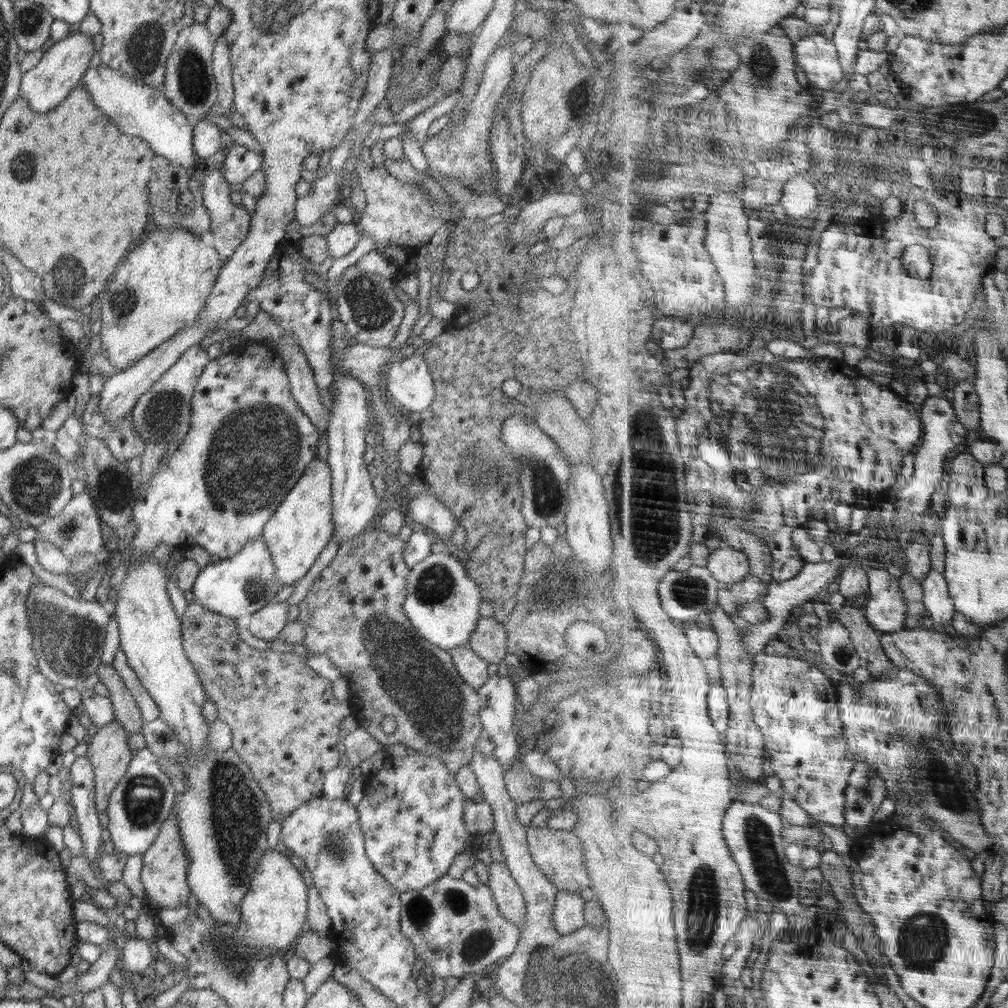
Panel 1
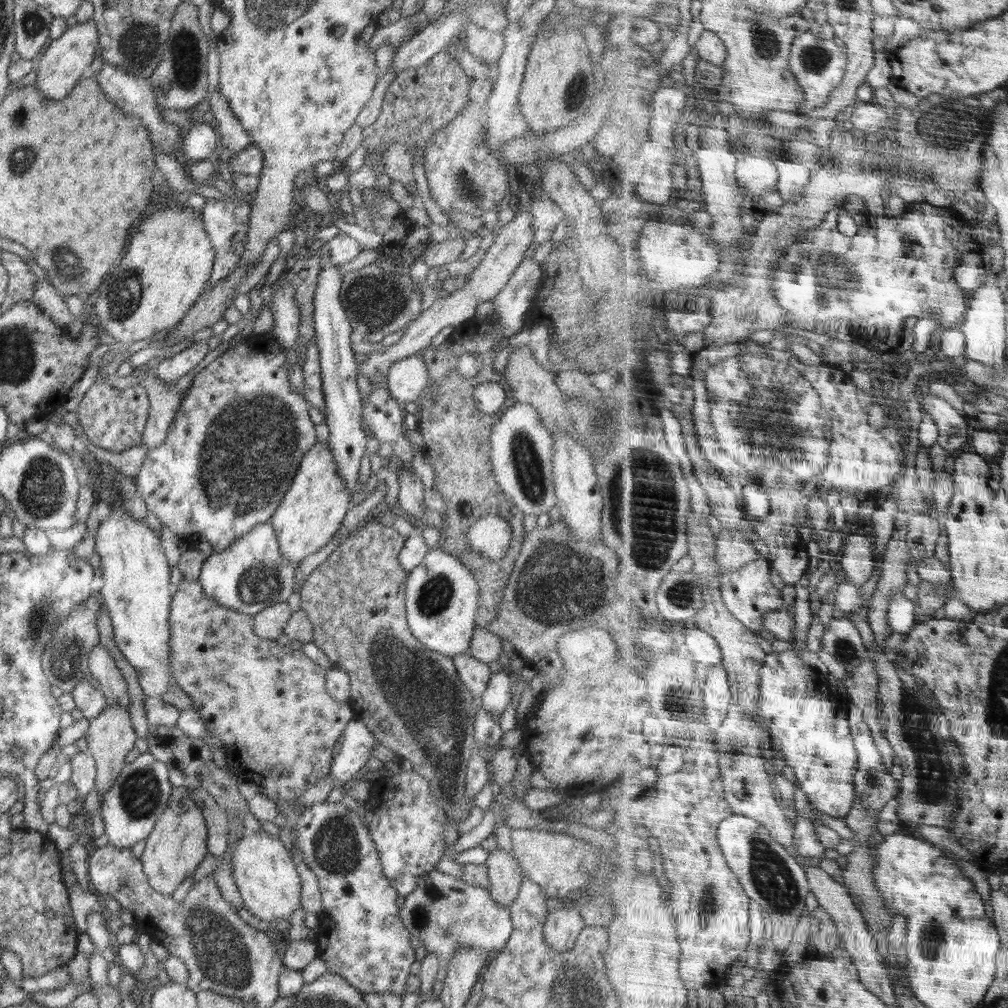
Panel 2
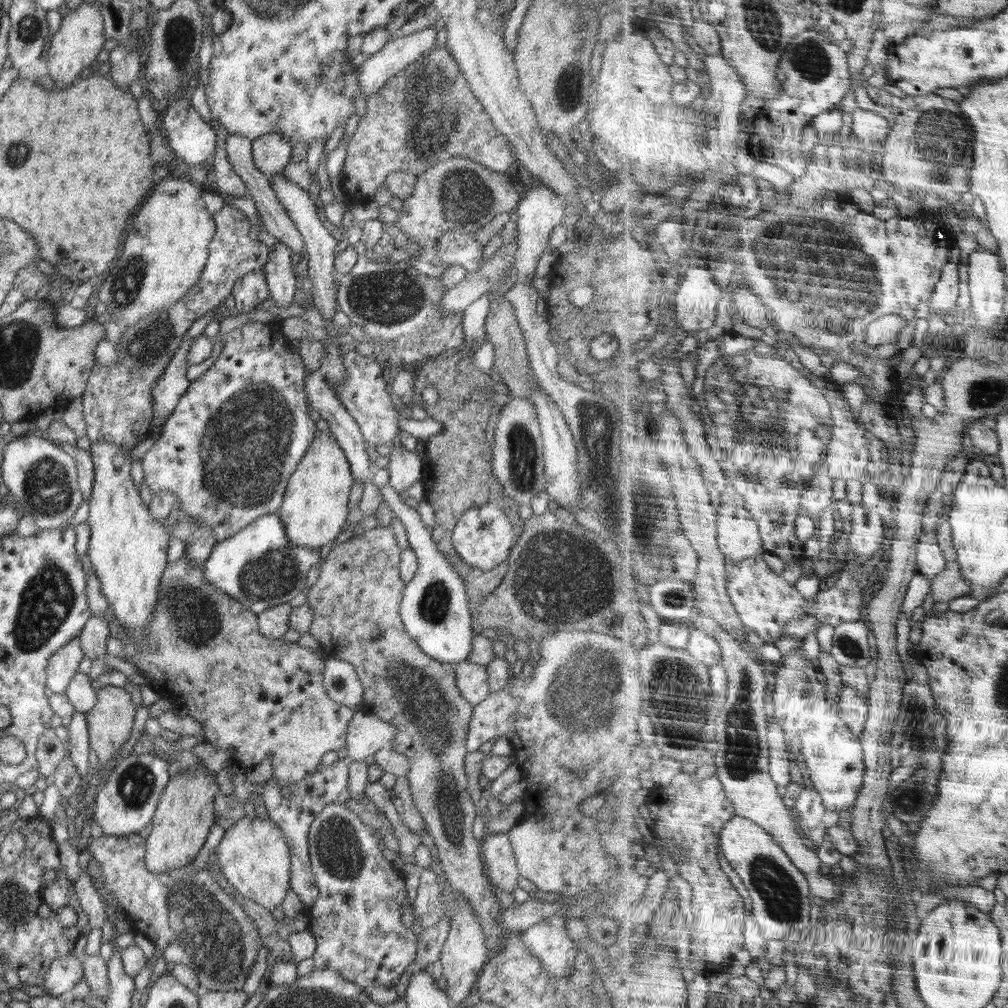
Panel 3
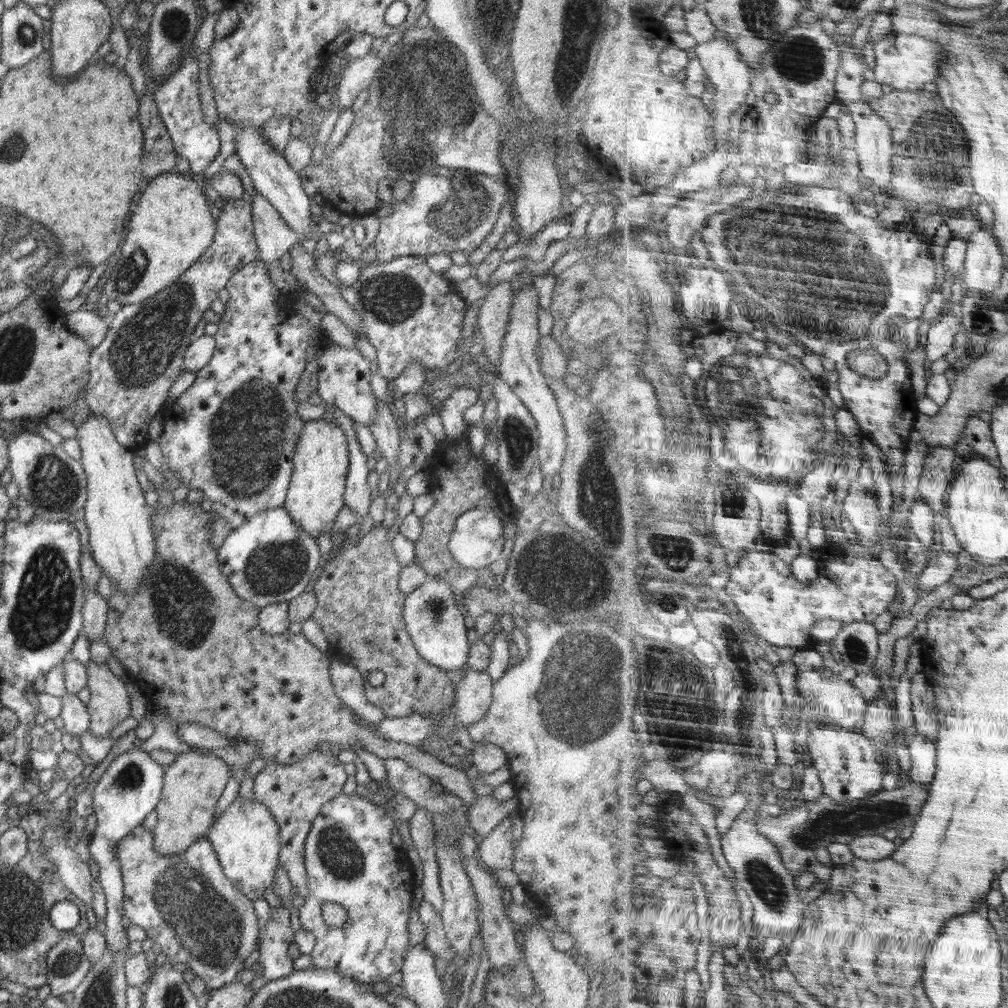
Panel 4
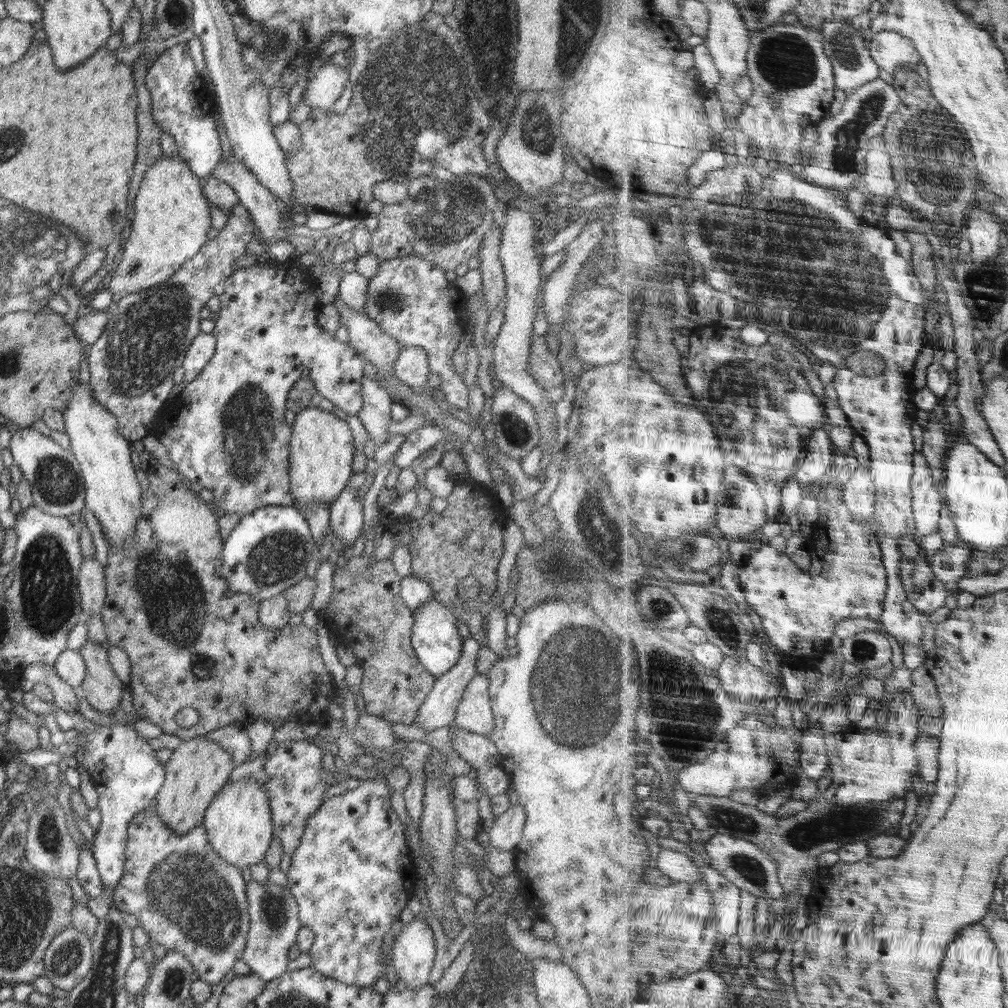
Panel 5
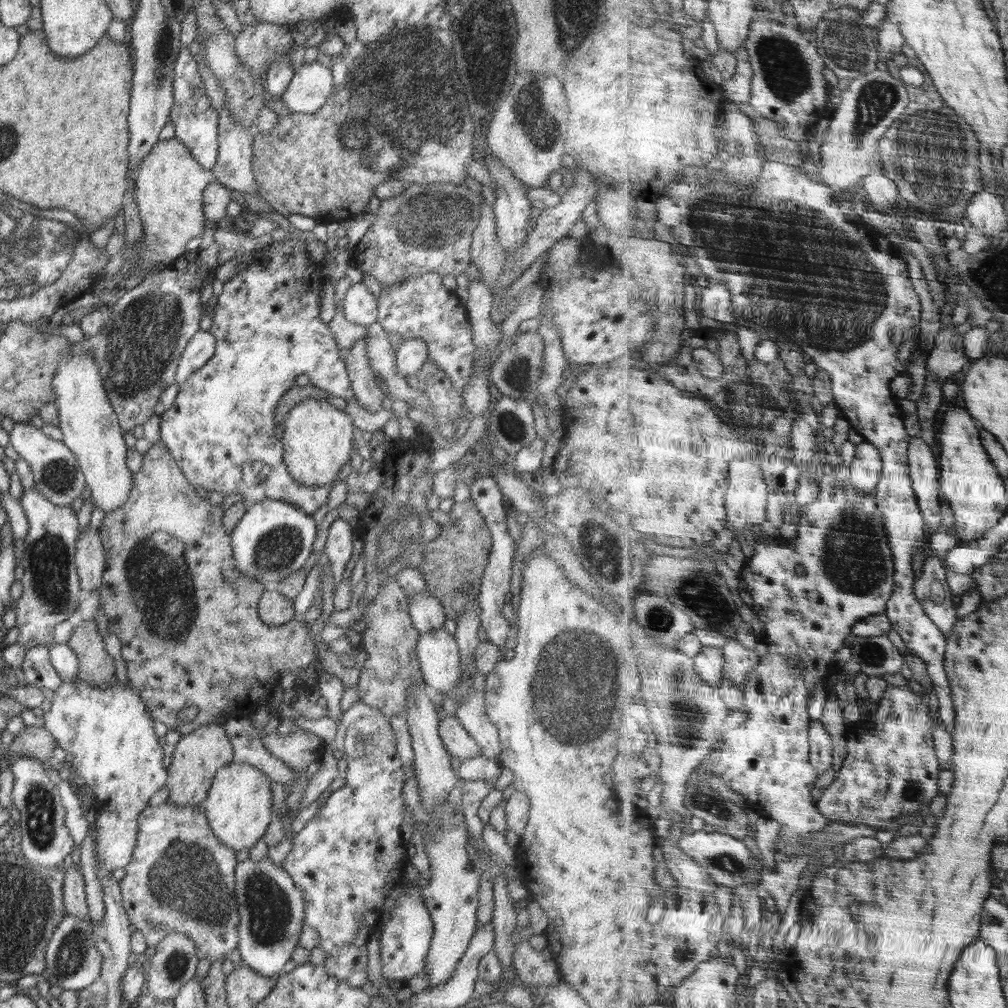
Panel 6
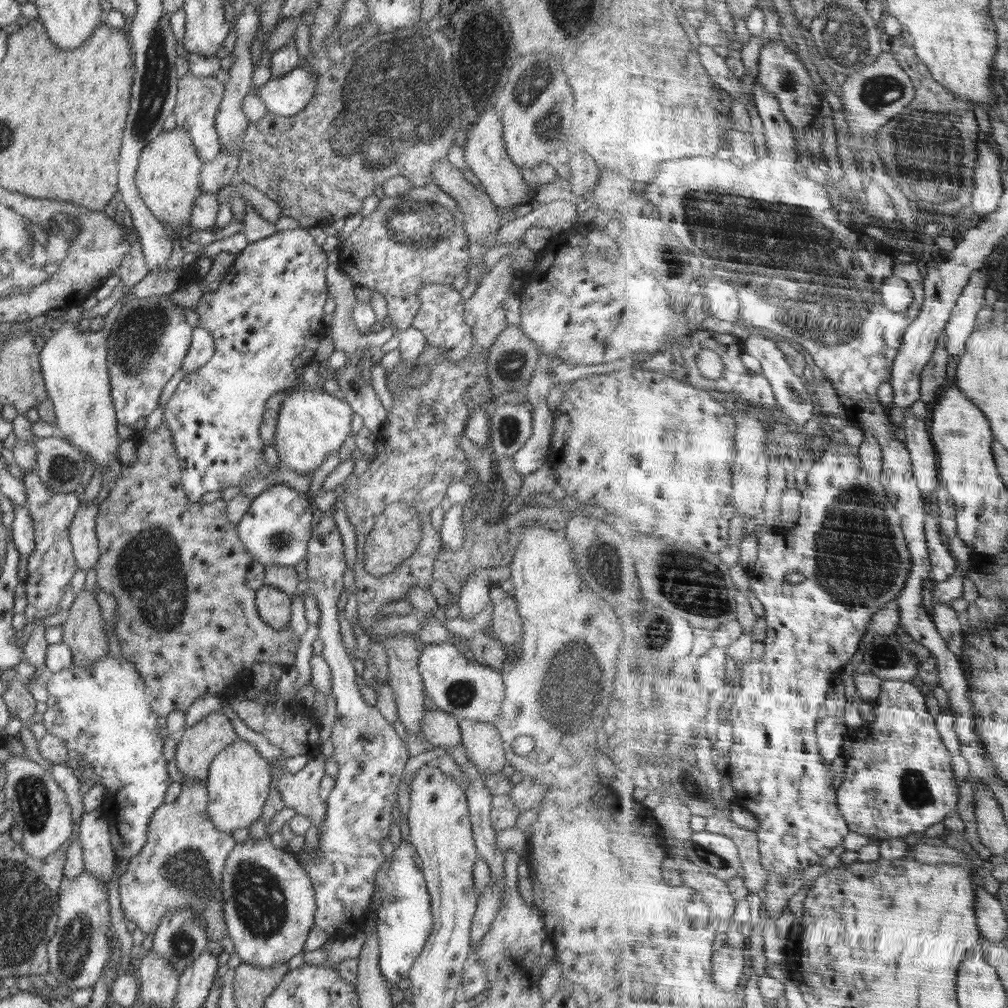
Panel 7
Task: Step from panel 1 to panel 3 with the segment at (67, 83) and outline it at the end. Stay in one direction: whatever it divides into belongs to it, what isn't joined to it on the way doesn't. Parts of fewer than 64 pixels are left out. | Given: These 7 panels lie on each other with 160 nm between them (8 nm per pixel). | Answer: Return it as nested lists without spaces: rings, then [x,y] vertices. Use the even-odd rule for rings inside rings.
[[[81,3],[76,9],[70,10],[63,16],[60,28],[52,34],[51,46],[48,55],[44,58],[48,66],[48,74],[56,84],[72,84],[78,76],[80,70],[90,67],[96,60],[96,56],[103,49],[105,41],[104,21],[99,10],[88,4]]]

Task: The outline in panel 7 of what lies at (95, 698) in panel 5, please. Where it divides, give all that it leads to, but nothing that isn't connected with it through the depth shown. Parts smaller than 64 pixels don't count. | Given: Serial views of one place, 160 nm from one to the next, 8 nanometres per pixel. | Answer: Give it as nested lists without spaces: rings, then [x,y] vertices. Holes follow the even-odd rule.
[[[83,590],[75,596],[69,614],[61,627],[63,628],[62,643],[67,644],[73,656],[73,664],[76,666],[90,666],[104,655],[110,654],[107,635],[102,631],[105,622],[102,611],[96,601],[95,594]]]

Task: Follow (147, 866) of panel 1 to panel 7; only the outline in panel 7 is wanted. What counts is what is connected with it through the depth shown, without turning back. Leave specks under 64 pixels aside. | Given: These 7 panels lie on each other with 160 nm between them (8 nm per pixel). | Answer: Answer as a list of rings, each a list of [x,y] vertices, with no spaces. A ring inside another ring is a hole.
[[[211,712],[200,722],[188,727],[178,738],[175,753],[176,766],[181,772],[183,779],[190,778],[194,782],[204,782],[208,778],[210,764],[214,762],[214,757],[225,746],[238,741],[240,738],[234,731],[230,719],[225,714]]]

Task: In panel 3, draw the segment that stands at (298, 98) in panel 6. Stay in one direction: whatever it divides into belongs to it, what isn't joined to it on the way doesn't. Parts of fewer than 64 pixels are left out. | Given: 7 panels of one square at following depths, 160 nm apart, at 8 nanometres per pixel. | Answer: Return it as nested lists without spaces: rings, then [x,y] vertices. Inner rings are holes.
[[[438,28],[424,29],[404,36],[394,36],[369,57],[360,58],[358,84],[362,96],[380,90],[380,87],[406,67],[421,61],[436,47]]]

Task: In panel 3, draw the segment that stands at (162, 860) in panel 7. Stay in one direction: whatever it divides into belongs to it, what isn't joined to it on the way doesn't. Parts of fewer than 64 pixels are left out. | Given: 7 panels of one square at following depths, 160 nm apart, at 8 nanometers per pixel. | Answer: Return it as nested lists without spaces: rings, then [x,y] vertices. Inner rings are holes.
[[[136,834],[118,837],[103,835],[101,838],[92,838],[87,849],[100,862],[104,886],[114,896],[117,906],[124,911],[132,930],[142,933],[155,946],[162,948],[168,962],[175,965],[185,964],[191,968],[199,976],[199,986],[203,991],[242,989],[263,942],[257,926],[244,912],[244,908],[234,898],[230,898],[208,868],[217,862],[217,855],[210,854],[206,867],[200,870],[195,870],[192,863],[188,863],[180,868],[156,874],[147,869],[144,844],[145,839]]]

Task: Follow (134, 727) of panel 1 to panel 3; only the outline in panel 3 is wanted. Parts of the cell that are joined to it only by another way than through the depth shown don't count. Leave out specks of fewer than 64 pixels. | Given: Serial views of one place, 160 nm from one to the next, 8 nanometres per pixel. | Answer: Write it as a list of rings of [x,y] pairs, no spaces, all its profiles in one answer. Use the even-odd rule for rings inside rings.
[[[91,615],[80,631],[80,644],[83,653],[91,661],[101,659],[107,652],[106,644],[110,630],[104,617]]]

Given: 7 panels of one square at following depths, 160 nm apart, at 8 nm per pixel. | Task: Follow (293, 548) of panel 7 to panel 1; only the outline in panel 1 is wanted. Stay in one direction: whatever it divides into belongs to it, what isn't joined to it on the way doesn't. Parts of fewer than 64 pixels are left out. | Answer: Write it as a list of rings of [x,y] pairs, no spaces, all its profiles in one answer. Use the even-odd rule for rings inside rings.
[[[263,536],[248,541],[236,554],[219,561],[207,565],[195,578],[191,591],[197,603],[212,612],[237,619],[254,614],[274,602],[274,596],[281,586],[275,576],[276,568]]]

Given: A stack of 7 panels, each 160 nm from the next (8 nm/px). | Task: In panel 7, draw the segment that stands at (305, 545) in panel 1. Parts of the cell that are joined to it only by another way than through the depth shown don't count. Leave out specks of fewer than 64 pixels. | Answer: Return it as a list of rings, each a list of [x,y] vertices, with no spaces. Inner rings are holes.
[[[320,388],[314,390],[297,389],[283,400],[276,424],[275,449],[282,464],[298,474],[316,470],[326,456],[339,451],[351,432],[352,417],[355,412],[348,403],[340,401]]]

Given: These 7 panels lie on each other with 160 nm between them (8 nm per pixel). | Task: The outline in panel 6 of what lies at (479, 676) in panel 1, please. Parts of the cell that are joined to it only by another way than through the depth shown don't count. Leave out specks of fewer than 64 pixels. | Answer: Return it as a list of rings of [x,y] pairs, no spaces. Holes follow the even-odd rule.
[[[477,673],[471,680],[467,698],[457,708],[456,717],[468,734],[475,738],[481,754],[498,760],[501,751],[499,732],[485,709],[485,675]]]

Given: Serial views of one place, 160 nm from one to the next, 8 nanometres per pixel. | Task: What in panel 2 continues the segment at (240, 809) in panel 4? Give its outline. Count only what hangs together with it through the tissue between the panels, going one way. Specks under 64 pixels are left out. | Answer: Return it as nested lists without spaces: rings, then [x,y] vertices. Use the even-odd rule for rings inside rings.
[[[265,831],[249,832],[230,852],[231,875],[244,902],[244,910],[251,914],[256,925],[268,931],[266,926],[270,923],[288,922],[292,912],[302,908],[300,877],[291,854],[279,838]]]

